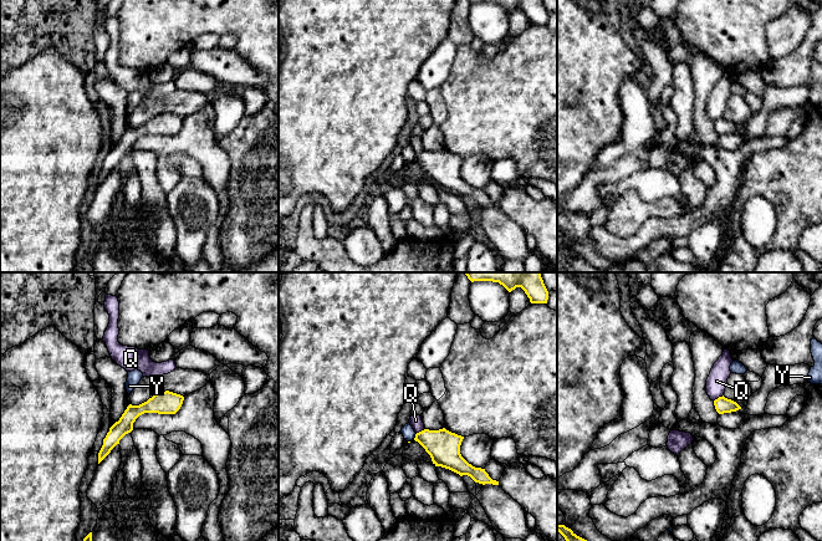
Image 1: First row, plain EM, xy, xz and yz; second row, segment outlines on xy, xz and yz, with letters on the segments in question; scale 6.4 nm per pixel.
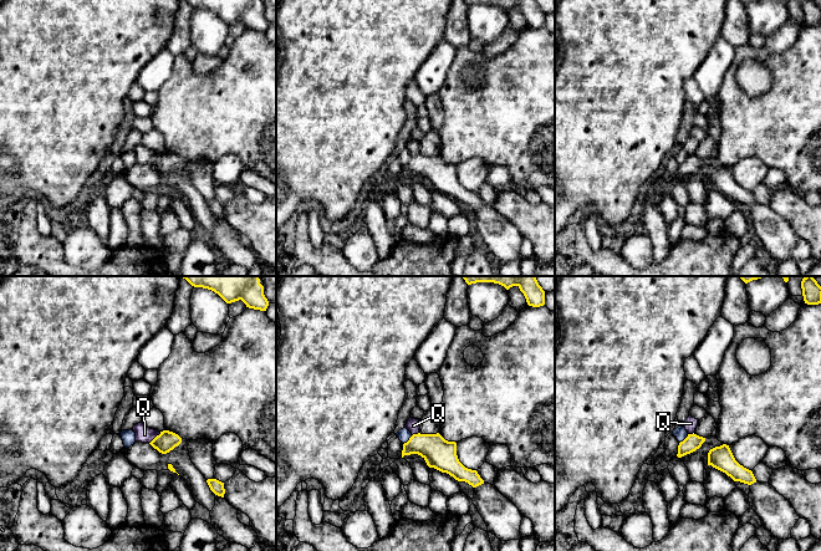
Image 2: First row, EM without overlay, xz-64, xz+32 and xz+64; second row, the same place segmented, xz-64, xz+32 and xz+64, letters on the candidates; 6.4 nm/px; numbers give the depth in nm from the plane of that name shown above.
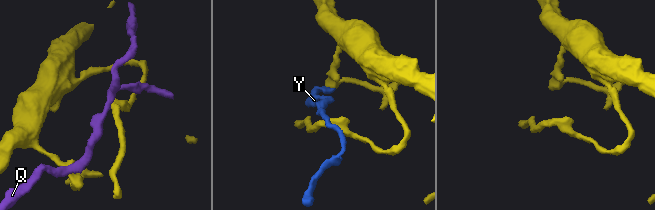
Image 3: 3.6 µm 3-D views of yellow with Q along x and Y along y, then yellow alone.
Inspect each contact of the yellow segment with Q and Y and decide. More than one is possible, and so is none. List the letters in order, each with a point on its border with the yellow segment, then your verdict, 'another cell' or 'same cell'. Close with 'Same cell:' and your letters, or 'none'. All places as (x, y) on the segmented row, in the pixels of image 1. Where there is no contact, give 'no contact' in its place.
Q: meets yellow in yz at (719, 397); another cell
Y: meets yellow in xz at (415, 437); another cell
Same cell: none

